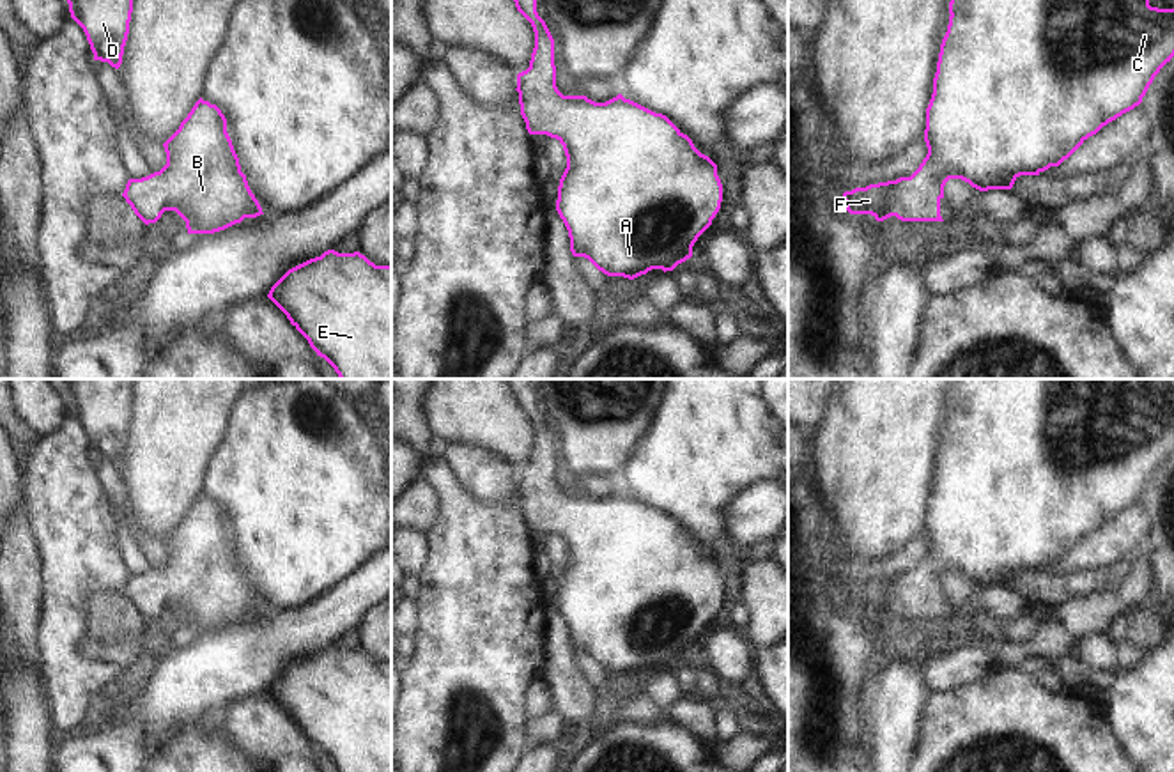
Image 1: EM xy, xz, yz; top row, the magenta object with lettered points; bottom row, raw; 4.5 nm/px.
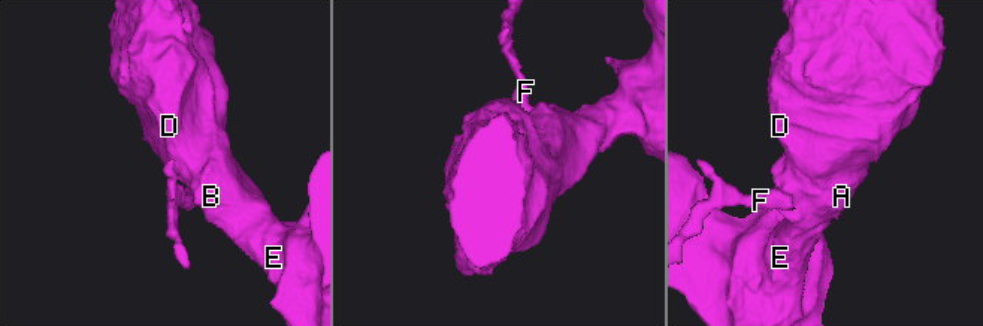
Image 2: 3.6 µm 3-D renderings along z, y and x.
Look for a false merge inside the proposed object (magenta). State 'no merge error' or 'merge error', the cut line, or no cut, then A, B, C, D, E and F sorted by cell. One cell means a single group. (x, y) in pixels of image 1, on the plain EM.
no merge error | no cut | A B C D E F

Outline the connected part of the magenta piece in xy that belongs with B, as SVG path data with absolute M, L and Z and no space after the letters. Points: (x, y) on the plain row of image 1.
M200 494L163 544L166 561L147 574L129 575L122 590L145 621L156 620L165 607L175 607L186 618L188 630L214 630L264 611L241 568L227 515L216 501Z

